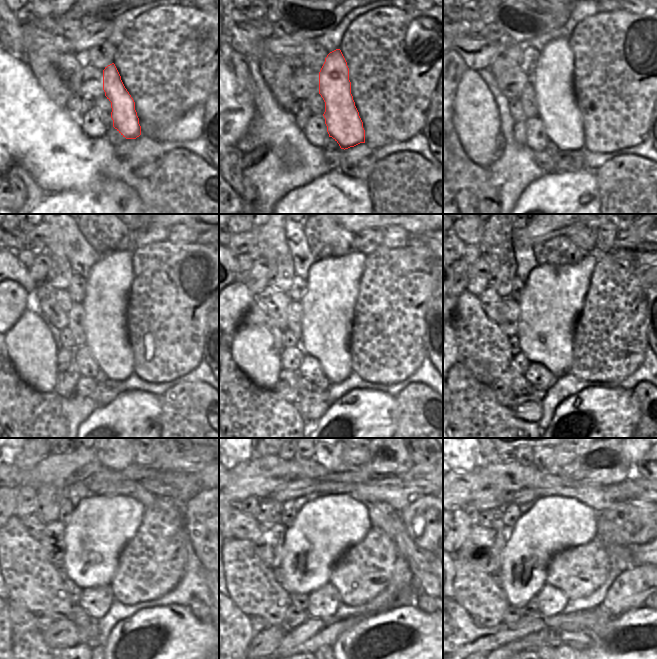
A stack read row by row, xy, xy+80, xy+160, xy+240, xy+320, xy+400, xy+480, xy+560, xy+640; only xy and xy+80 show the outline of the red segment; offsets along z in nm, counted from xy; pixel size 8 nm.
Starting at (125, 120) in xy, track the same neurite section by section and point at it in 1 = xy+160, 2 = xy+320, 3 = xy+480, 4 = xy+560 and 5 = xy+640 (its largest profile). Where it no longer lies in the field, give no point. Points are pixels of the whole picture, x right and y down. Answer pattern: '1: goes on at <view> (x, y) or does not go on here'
1: goes on at xy+160 (552, 80)
2: goes on at xy+320 (328, 304)
3: goes on at xy+480 (99, 528)
4: goes on at xy+560 (324, 528)
5: goes on at xy+640 (553, 523)

